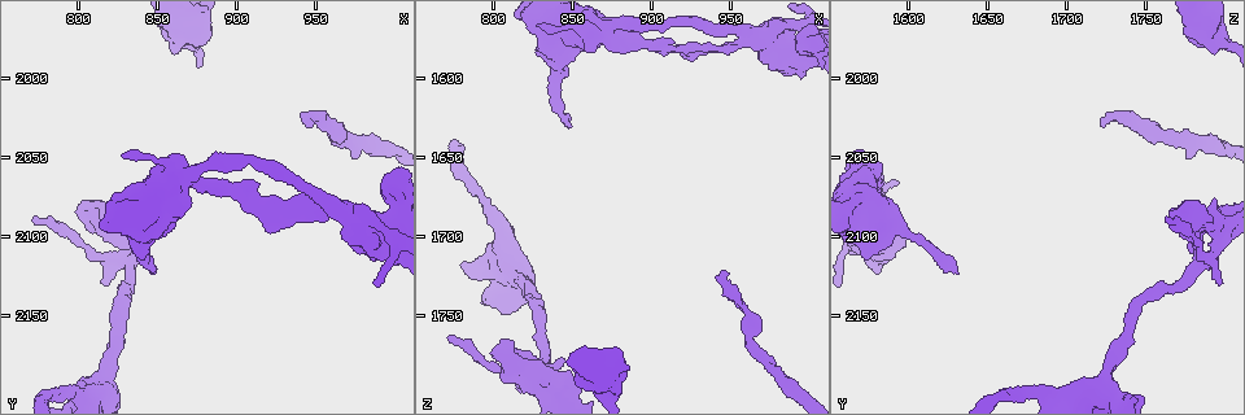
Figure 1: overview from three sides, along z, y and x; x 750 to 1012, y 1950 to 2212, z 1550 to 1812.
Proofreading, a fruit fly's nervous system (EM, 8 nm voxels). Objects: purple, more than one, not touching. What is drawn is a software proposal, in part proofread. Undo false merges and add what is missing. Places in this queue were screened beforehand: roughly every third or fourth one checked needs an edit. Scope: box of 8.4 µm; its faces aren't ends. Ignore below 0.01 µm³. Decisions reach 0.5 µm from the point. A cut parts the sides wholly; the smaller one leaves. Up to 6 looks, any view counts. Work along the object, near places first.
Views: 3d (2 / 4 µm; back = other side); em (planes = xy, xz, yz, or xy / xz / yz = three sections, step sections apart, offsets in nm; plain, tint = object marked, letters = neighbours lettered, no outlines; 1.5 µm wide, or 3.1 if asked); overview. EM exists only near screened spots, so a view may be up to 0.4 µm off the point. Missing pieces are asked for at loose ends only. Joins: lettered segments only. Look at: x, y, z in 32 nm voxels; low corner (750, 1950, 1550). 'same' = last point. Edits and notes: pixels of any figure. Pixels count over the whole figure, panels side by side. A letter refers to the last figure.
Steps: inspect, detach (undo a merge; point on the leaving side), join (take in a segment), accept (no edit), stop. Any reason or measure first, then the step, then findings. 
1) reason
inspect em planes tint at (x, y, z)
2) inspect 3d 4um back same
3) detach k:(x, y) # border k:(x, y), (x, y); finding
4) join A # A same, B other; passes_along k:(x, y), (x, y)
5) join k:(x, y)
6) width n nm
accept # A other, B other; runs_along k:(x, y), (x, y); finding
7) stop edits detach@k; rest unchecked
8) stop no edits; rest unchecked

sharp bend
inspect em xz step 8 letters at (866, 2064, 1574)

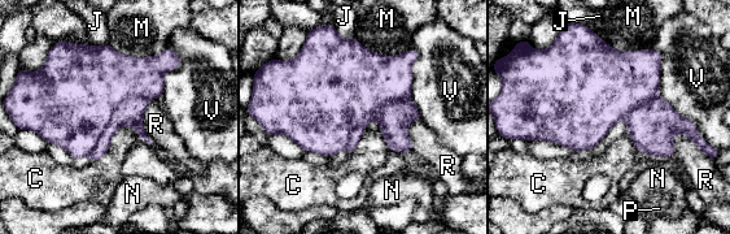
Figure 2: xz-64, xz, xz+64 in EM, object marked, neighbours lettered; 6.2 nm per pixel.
detach 2:(130, 112) # C other, J other, M other, N other, P other, R other, V other; part_leaving 2:(141, 100), (108, 133), (94, 157); a second neuron is stuck on

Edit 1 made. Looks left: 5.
branch stops here
inspect 3d 2um at (770, 2088, 1762)

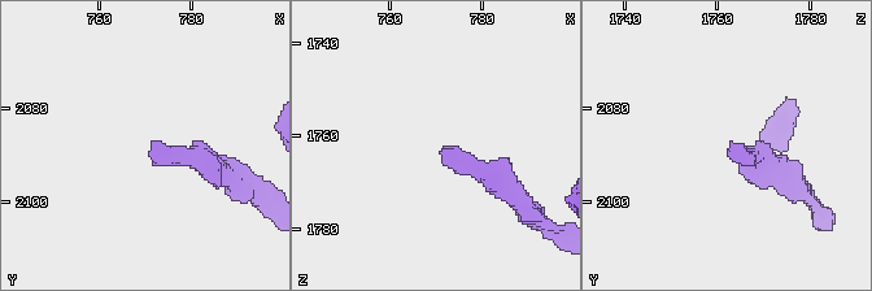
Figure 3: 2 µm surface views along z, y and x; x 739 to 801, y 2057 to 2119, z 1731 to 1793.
inspect em xy step 8 letters at (772, 2089, 1762)

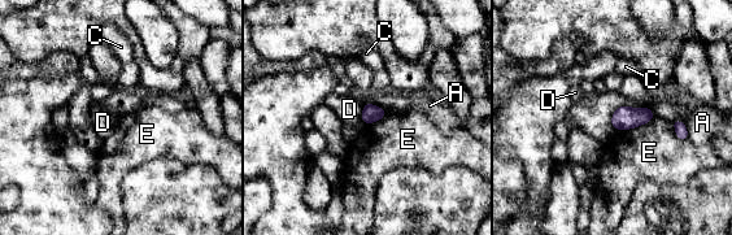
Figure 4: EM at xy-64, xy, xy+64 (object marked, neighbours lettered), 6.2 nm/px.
another direction
inspect em planes letters same

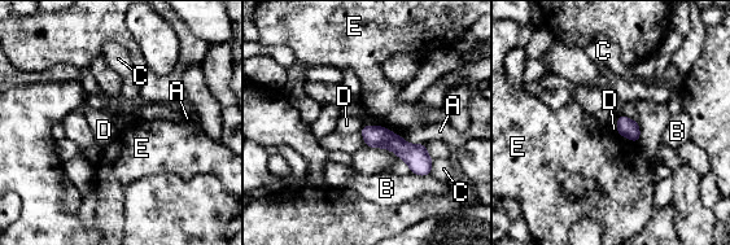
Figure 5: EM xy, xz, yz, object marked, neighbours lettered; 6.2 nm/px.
accept # A other, B other, C other, D other, E other; border 5:(364, 125), (359, 131); no lettered segment goes on from it

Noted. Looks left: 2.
stop edits detach@2; rest unchecked

